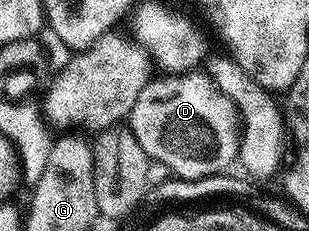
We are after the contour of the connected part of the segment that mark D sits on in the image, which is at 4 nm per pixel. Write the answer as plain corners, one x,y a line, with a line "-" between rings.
166,73
151,78
140,97
136,97
136,105
132,105
128,126
147,157
164,162
180,179
217,175
238,159
238,108
205,73

